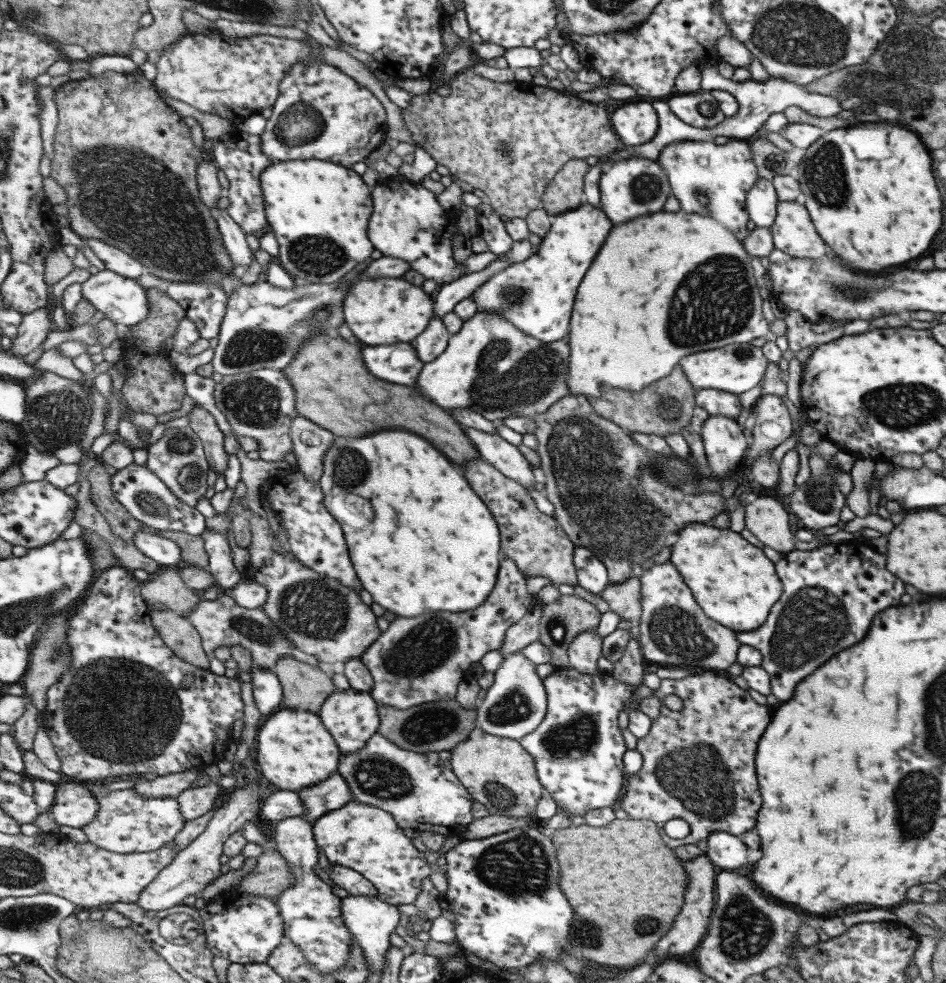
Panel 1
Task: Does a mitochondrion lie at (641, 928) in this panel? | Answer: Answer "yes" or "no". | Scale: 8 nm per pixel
yes

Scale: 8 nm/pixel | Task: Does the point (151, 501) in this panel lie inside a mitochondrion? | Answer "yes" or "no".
yes

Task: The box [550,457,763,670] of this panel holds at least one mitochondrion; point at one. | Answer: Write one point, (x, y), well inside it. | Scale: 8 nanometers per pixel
(677, 632)

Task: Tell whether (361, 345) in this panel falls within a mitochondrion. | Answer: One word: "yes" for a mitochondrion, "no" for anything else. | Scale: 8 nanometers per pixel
no

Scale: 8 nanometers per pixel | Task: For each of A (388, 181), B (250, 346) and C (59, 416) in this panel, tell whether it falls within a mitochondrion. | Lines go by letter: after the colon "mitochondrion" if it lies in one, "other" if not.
A: other
B: mitochondrion
C: mitochondrion

